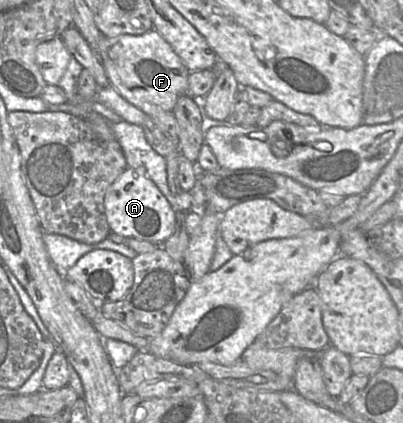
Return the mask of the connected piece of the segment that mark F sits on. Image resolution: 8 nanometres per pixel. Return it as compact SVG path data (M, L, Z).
M154 29L141 35L102 35L98 52L110 86L146 115L173 111L179 96L188 92L189 71L171 46Z

